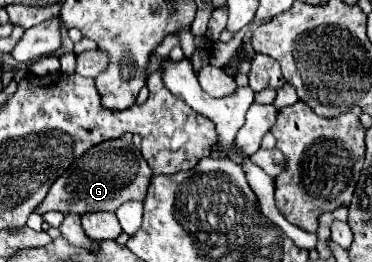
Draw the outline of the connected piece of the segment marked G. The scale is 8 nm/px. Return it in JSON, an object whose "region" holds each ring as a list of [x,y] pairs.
{"region":[[[122,138],[100,142],[92,146],[80,160],[76,160],[56,182],[50,186],[46,198],[36,208],[36,214],[46,214],[50,210],[68,214],[86,212],[116,212],[128,200],[144,200],[146,188],[150,184],[152,170],[148,168],[142,152]]]}

